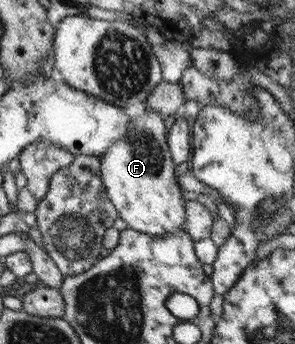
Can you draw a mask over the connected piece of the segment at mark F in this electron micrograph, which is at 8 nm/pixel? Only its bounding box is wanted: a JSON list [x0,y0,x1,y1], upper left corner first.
[100,109,185,235]

